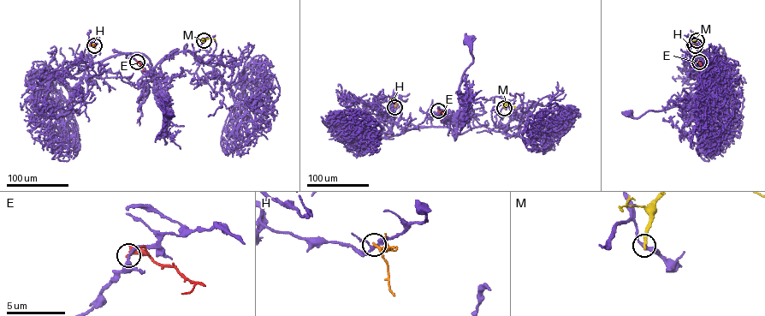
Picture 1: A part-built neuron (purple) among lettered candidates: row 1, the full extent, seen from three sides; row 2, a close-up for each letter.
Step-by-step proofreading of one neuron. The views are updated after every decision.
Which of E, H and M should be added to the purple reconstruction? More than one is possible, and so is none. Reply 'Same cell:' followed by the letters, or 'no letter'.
Same cell: no letter

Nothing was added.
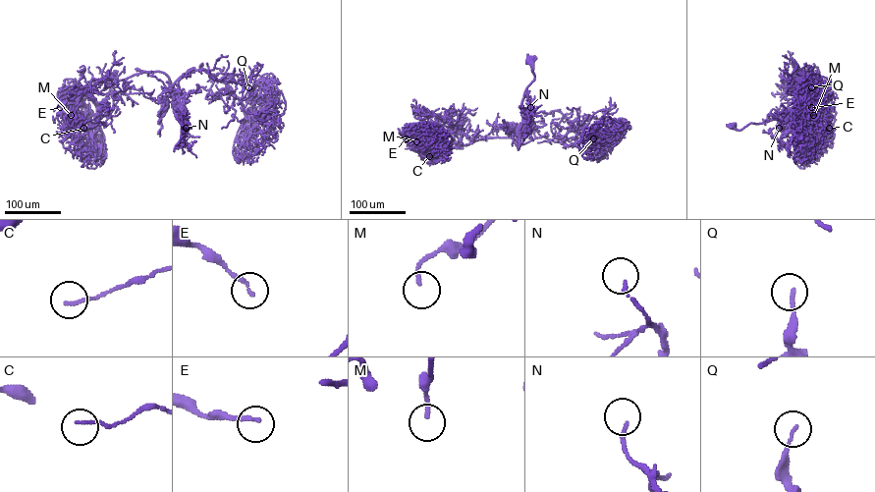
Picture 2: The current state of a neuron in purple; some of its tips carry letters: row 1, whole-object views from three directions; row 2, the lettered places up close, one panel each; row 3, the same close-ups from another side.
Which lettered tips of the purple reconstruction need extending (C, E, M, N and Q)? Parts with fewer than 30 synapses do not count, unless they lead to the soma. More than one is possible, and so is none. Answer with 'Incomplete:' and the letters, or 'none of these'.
Incomplete: none of these

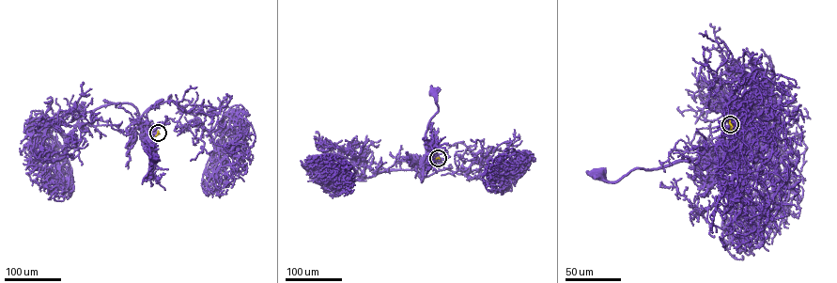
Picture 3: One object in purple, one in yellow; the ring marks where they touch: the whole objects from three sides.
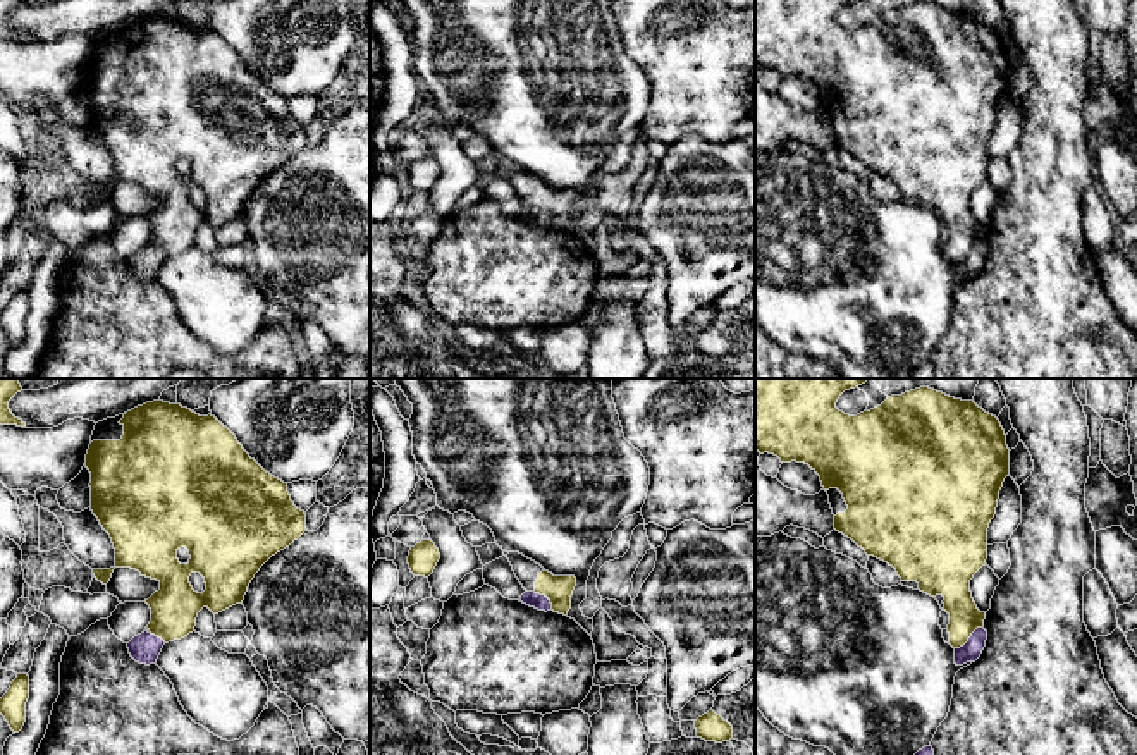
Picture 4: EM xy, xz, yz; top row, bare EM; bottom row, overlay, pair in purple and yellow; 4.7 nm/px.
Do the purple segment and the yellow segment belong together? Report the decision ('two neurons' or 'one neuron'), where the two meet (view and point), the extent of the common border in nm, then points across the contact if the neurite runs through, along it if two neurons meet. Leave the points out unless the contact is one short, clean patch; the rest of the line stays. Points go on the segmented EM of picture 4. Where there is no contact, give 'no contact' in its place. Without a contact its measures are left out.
one neuron | yz (969, 638) | 170 nm | across yz (972, 649), (969, 638), (965, 618)

